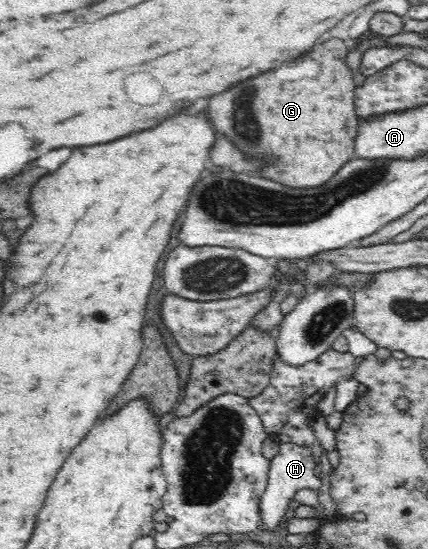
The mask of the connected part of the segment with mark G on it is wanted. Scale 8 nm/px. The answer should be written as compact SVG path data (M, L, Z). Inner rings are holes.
M344 39L322 40L320 46L312 48L306 58L282 64L282 68L278 68L276 72L250 80L250 92L246 92L242 84L236 84L226 94L218 94L208 100L208 110L212 112L220 132L234 140L234 143L246 152L246 158L260 160L254 167L258 175L264 175L266 180L287 187L318 188L319 185L326 184L347 161L359 158L356 153L358 116L354 92L360 85L354 81L354 69L348 63L350 52L352 49Z

